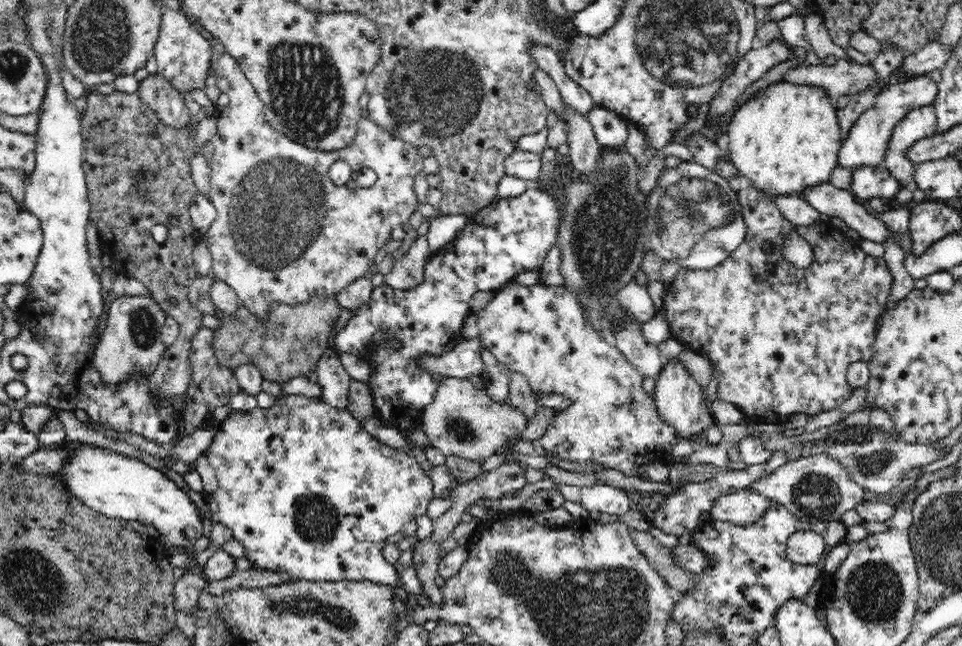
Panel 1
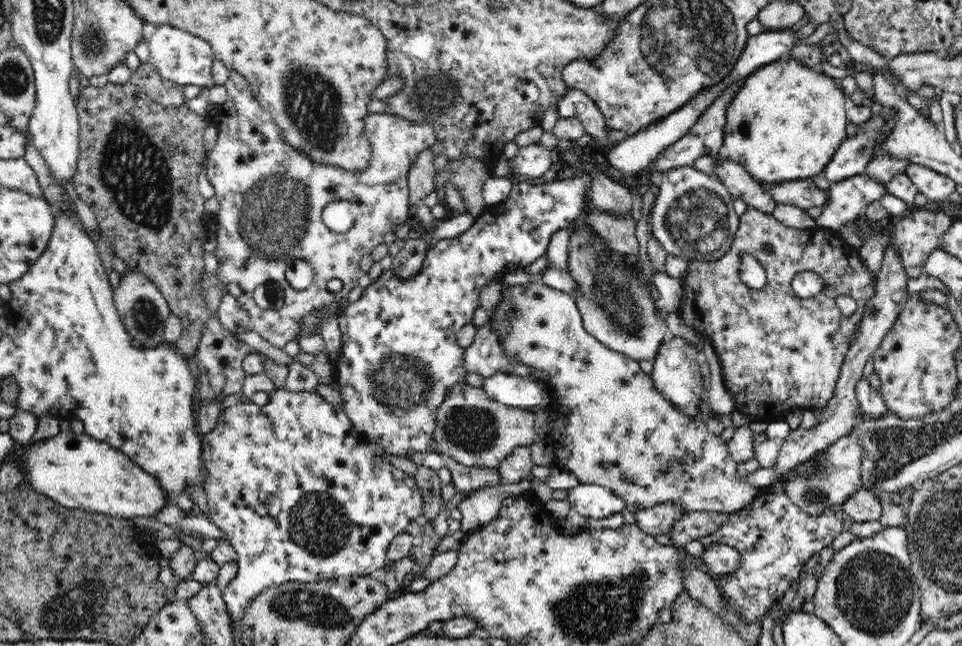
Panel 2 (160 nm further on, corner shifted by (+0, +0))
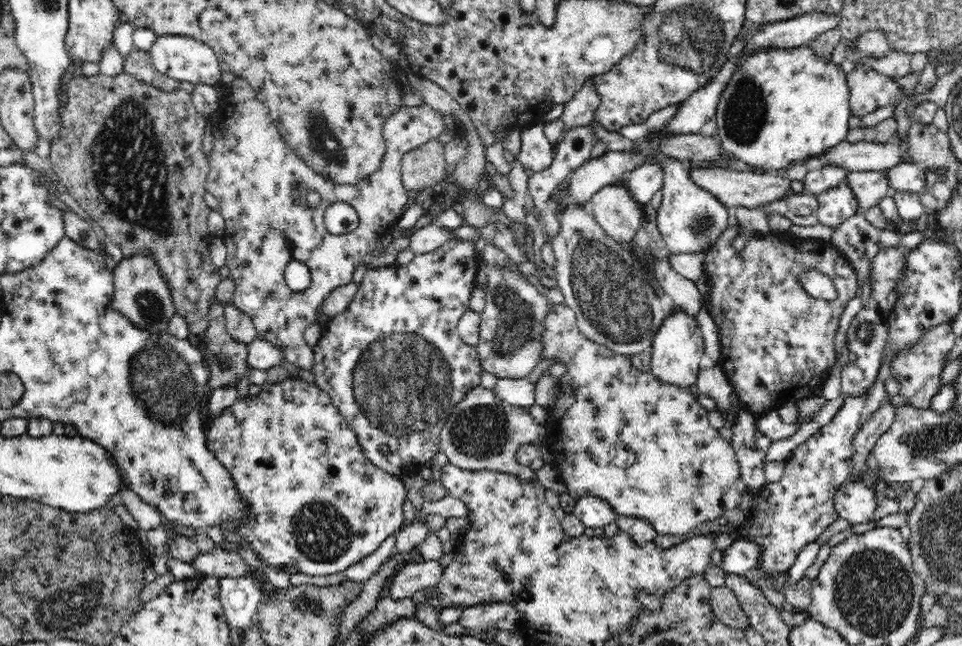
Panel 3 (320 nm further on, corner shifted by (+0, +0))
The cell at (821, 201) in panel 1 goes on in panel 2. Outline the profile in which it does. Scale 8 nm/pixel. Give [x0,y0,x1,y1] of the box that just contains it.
[761,179,828,210]

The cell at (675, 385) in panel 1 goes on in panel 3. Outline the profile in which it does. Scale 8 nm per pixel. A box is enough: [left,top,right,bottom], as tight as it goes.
[650,309,704,389]

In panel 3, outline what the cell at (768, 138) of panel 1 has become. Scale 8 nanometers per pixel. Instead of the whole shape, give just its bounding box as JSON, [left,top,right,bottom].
[715,46,851,174]

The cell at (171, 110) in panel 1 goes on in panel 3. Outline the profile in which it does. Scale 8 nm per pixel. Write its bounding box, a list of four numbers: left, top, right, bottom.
[124,47,180,91]

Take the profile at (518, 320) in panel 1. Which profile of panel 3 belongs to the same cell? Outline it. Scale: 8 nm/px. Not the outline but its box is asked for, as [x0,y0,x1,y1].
[542,304,749,536]

